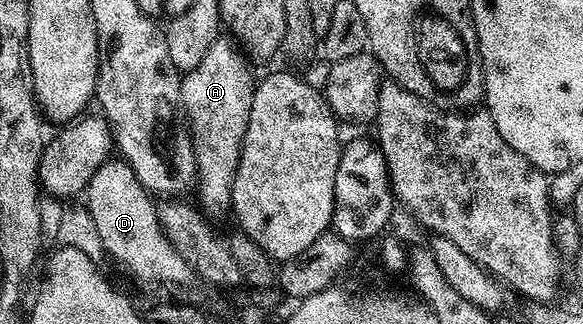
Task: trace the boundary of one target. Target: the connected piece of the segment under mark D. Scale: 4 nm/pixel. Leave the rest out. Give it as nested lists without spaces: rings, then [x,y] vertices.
[[[111,158],[97,170],[87,185],[86,196],[89,204],[86,210],[94,222],[94,228],[103,242],[106,255],[125,266],[132,274],[132,278],[143,288],[149,290],[185,290],[196,281],[194,269],[188,261],[181,257],[173,246],[160,222],[158,205],[147,188],[141,186],[134,170],[121,158]]]

